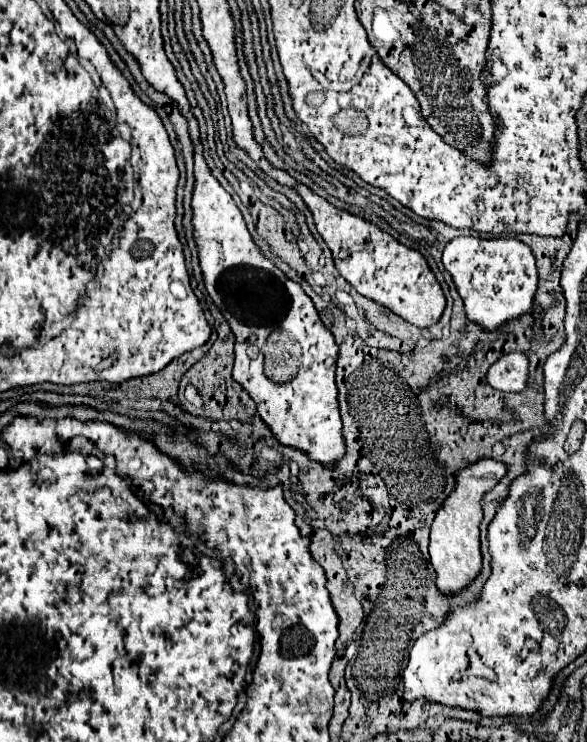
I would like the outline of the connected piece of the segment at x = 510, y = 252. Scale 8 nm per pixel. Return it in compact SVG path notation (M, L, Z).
M460 236L446 244L442 262L444 268L452 274L458 294L464 300L466 316L472 322L478 322L484 328L496 328L530 310L538 284L538 272L534 256L524 242L512 236L506 238Z

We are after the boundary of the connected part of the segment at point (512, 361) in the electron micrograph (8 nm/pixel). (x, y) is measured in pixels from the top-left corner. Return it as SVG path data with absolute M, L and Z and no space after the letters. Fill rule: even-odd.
M502 356L488 370L488 384L504 392L524 390L526 378L528 378L526 356Z

